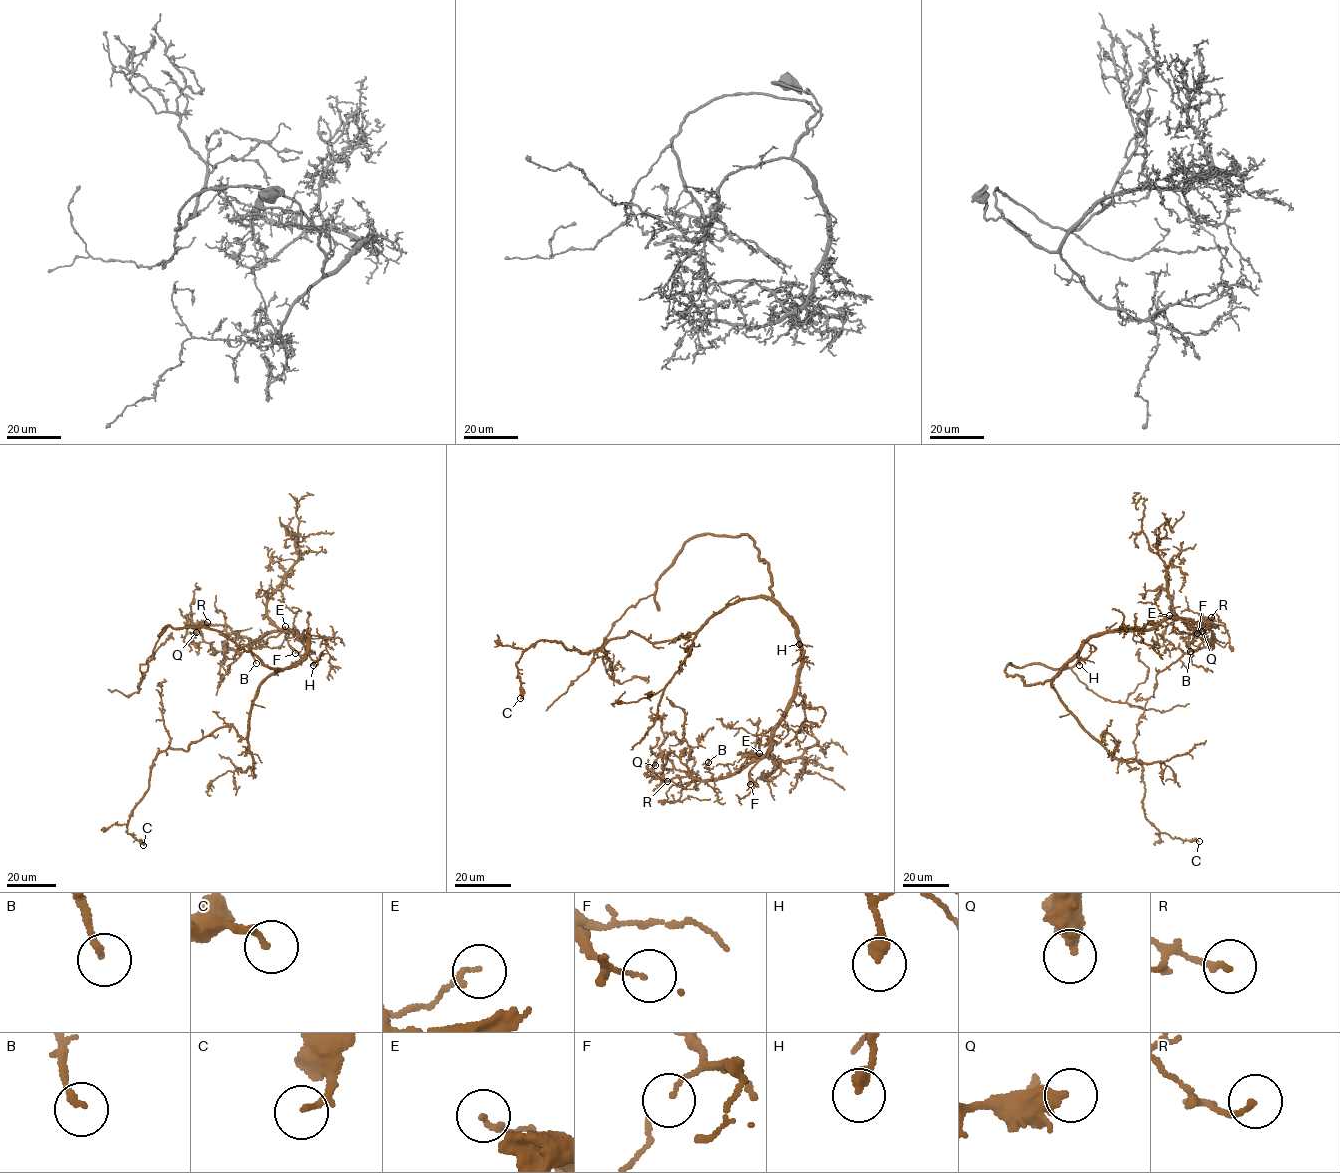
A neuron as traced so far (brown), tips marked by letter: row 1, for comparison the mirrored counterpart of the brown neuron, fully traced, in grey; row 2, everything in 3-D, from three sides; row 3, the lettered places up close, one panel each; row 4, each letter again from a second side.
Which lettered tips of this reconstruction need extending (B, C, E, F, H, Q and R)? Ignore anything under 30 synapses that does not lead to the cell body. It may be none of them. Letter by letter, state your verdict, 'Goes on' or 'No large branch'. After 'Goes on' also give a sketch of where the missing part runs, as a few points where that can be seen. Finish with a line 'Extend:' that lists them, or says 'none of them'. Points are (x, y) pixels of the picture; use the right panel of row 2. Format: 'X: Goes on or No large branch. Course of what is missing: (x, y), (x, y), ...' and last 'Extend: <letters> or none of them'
B: No large branch
C: No large branch
E: No large branch
F: No large branch
H: No large branch
Q: No large branch
R: No large branch
Extend: none of them

